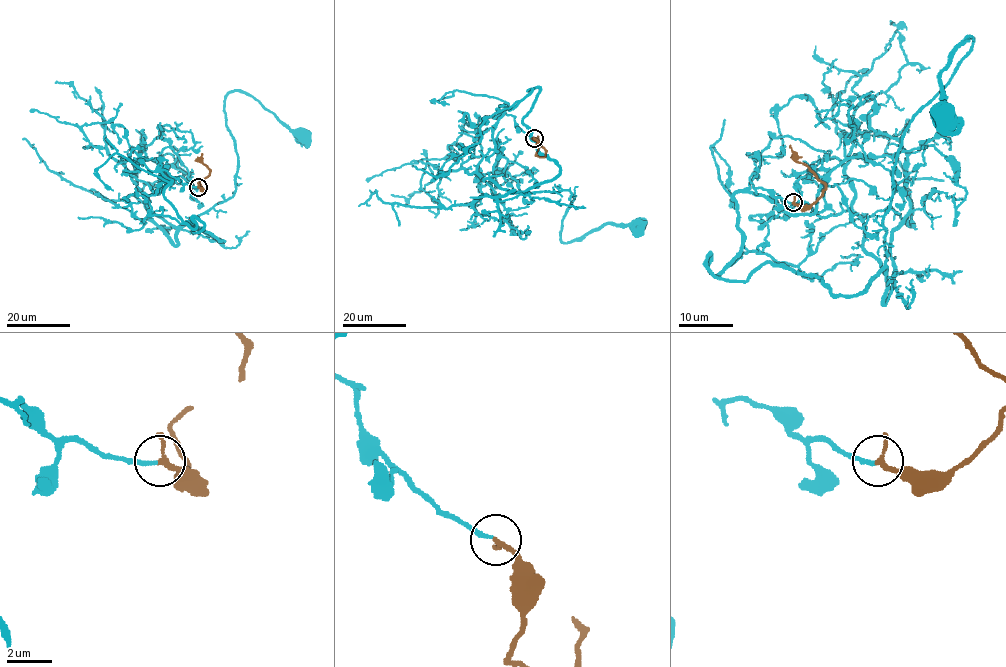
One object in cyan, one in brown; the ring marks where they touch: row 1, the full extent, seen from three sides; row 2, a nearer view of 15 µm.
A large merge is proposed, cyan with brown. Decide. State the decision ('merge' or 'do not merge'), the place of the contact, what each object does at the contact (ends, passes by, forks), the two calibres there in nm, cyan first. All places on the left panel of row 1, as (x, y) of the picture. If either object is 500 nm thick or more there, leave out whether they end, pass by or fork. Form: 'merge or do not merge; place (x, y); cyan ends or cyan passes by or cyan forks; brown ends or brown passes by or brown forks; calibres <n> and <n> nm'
merge; place (198, 187); cyan ends; brown passes by; calibres 190 and 180 nm

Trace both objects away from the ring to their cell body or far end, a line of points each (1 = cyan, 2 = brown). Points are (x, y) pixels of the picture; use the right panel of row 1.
1: (792, 203), (749, 178), (812, 214), (826, 170), (798, 196), (885, 271), (904, 130), (971, 37), (942, 114)
2: (793, 203), (812, 204), (822, 195), (824, 184), (796, 159), (789, 145)

